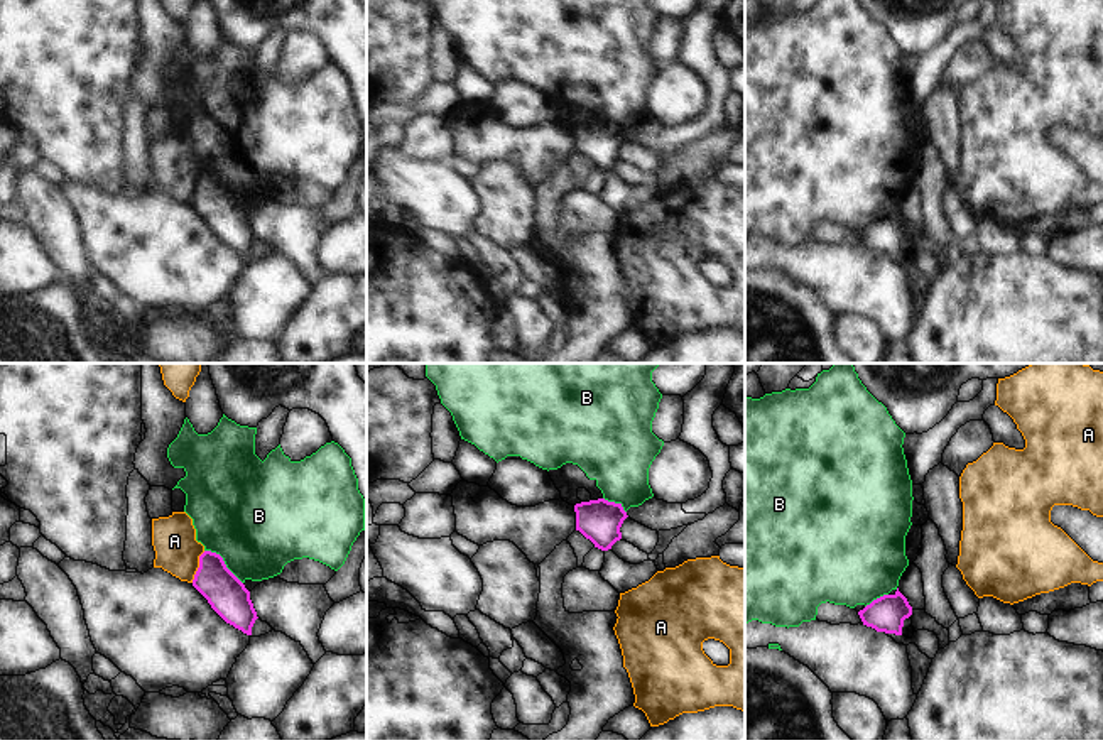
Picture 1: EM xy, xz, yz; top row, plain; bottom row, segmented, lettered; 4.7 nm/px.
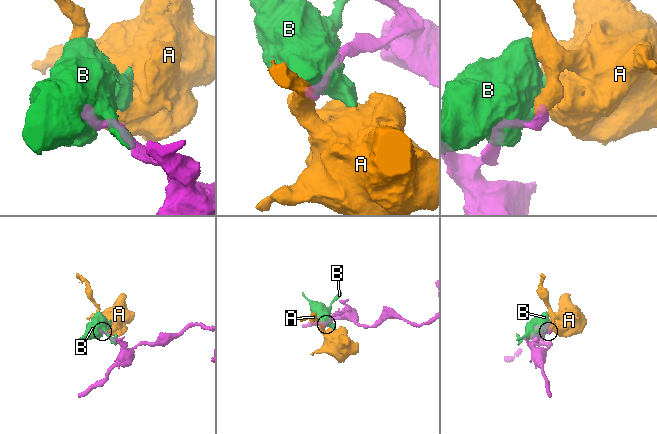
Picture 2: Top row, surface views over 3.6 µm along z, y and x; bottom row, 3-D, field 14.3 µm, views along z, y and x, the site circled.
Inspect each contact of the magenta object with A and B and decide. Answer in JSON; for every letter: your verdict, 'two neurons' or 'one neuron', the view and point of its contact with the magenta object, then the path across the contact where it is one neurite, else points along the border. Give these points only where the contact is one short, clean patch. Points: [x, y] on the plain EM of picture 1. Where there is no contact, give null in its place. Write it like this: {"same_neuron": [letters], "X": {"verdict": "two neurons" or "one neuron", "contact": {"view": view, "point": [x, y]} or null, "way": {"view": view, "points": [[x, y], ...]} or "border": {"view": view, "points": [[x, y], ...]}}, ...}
{"same_neuron": [], "A": {"verdict": "two neurons", "contact": {"view": "xy", "point": [200, 188]}, "border": {"view": "xy", "points": [[205, 173], [200, 178], [198, 191], [191, 203]]}}, "B": {"verdict": "two neurons", "contact": {"view": "xy", "point": [223, 184]}}}

